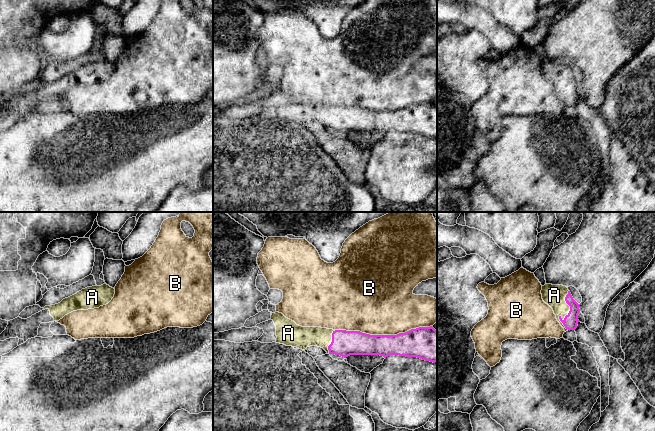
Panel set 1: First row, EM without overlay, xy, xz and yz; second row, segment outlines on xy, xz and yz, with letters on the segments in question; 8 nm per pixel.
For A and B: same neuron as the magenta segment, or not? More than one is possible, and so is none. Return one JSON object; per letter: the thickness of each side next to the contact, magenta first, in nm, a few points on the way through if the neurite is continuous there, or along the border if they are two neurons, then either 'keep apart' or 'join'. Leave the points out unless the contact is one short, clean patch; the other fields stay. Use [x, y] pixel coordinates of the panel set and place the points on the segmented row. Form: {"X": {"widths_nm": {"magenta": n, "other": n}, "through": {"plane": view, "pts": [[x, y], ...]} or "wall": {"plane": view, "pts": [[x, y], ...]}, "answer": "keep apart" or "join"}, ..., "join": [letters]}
{"A": {"widths_nm": {"magenta": 120, "other": 180}, "through": {"plane": "yz", "pts": [[570, 321], [570, 310], [554, 295]]}, "answer": "join"}, "B": {"widths_nm": {"magenta": 220, "other": 500}, "answer": "keep apart"}, "join": ["A"]}

